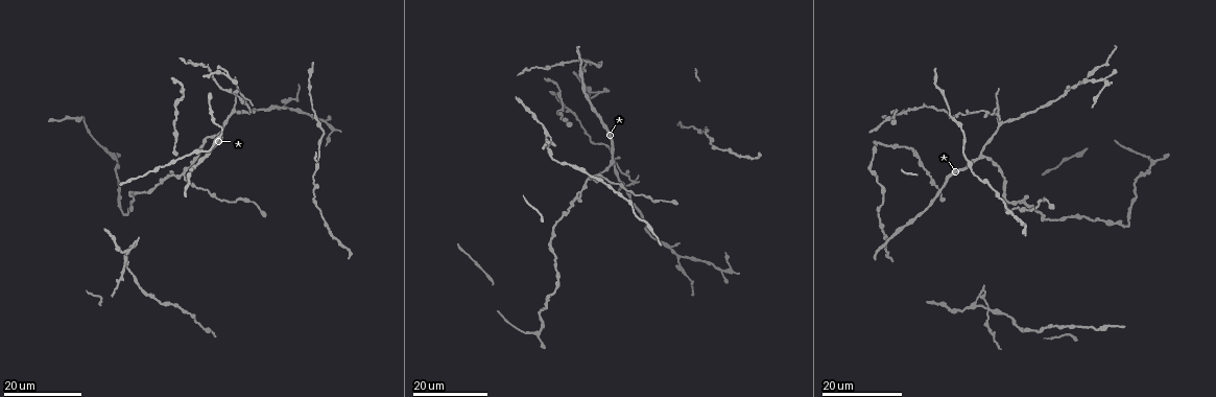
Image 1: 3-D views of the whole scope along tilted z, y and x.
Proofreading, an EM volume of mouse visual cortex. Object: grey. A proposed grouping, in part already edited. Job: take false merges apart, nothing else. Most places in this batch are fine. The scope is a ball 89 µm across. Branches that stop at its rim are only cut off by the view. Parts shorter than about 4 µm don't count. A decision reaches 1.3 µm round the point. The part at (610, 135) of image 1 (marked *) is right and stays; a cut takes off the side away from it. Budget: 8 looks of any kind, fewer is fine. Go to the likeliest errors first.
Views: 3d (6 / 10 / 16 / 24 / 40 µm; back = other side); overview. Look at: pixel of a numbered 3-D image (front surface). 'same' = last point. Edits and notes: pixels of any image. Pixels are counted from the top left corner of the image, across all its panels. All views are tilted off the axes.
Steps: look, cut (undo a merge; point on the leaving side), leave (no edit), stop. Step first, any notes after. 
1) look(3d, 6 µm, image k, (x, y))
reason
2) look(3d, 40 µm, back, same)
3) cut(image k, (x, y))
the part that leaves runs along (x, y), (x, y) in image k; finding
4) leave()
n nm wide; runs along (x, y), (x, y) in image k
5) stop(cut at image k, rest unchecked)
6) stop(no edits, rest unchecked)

look(3d, 24 µm, image 1, (123, 259))

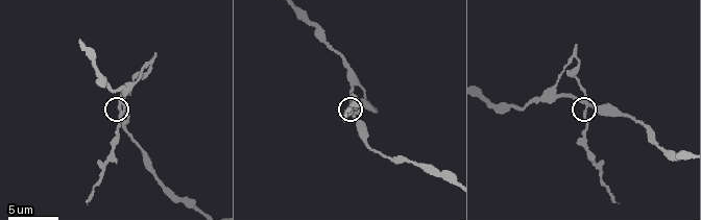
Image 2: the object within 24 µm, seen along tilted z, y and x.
look(3d, 10 µm, image 2, (120, 108))

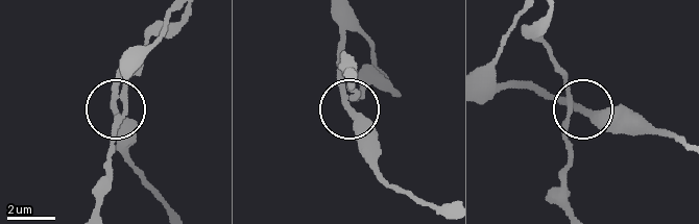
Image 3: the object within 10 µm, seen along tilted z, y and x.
look(3d, 6 µm, image 3, (577, 105))

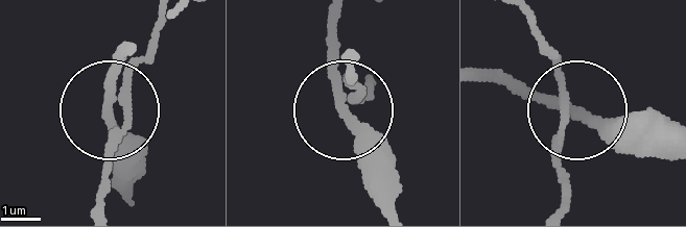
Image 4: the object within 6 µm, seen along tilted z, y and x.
leave()
runs along (334, 10), (342, 105), (357, 72) in image 4; all the same neuron

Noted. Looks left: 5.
look(3d, 16 µm, image 1, (591, 94))

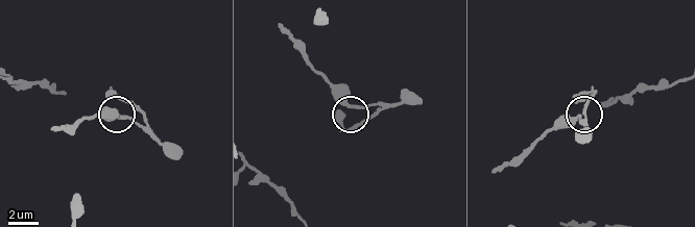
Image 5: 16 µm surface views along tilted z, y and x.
look(3d, 10 µm, image 5, (121, 116))

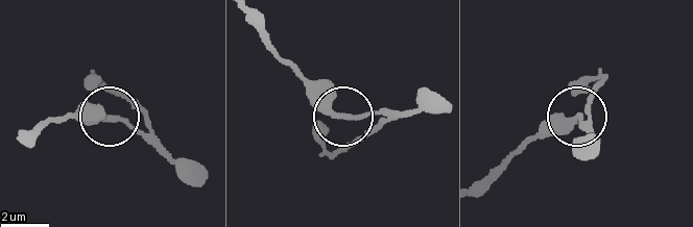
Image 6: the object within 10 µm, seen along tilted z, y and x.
leave()
190 nm wide; all the same neuron

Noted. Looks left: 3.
look(3d, 24 µm, image 1, (182, 175))

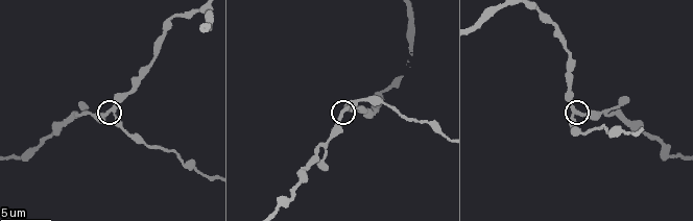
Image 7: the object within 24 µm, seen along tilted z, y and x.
look(3d, 10 µm, image 7, (107, 112))

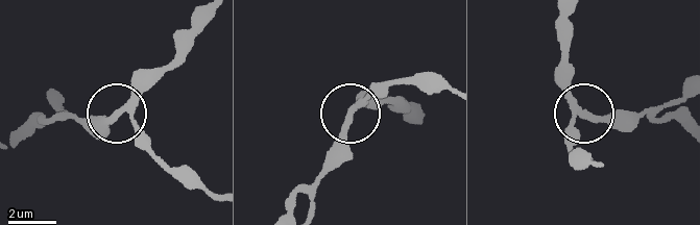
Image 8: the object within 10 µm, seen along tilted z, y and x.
leave()
3 arms; runs along (209, 18), (120, 109), (164, 163) in image 8; one neuron here

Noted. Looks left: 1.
stop(no edits, rest unchecked)

